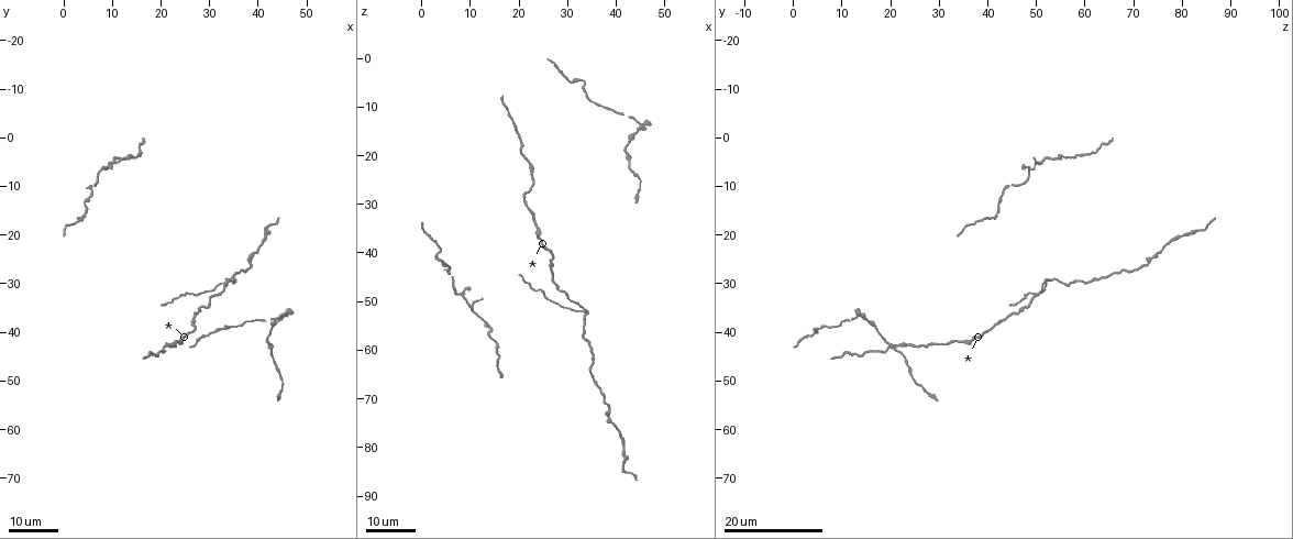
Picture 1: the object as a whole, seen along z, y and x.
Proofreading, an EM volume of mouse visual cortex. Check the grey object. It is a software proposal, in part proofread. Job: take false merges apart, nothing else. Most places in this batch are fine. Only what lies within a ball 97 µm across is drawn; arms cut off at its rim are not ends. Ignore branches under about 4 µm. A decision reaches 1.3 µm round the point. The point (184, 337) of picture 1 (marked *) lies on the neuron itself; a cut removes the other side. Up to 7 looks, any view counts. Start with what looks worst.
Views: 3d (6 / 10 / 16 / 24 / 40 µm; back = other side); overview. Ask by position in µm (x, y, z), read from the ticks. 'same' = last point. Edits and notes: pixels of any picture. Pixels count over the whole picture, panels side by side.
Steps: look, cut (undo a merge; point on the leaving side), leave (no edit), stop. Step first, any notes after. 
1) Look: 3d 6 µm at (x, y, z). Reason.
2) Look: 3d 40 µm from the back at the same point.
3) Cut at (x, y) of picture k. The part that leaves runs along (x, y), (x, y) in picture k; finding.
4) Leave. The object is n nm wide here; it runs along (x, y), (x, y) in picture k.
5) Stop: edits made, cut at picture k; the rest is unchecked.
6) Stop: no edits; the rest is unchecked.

Look: 3d 24 µm at (33.0, 30.0, 52.0). Branch point.

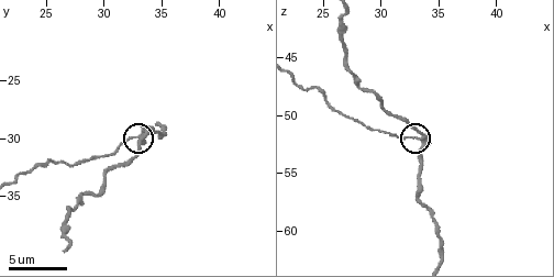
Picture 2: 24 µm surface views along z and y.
Look: 3d 10 µm at the same point.

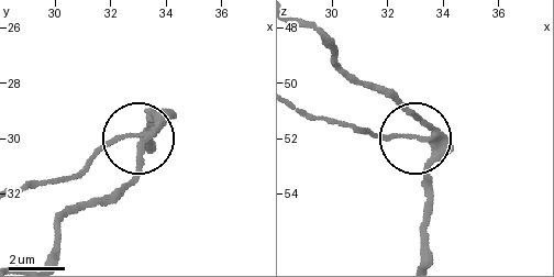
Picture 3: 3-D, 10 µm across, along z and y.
Cut at (115, 135) of picture 3. The object is 190 nm wide here; the part that leaves runs along (157, 133), (110, 143), (75, 174), (18, 190) in picture 3; two neurons meet here.

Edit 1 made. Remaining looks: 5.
Look: overview.

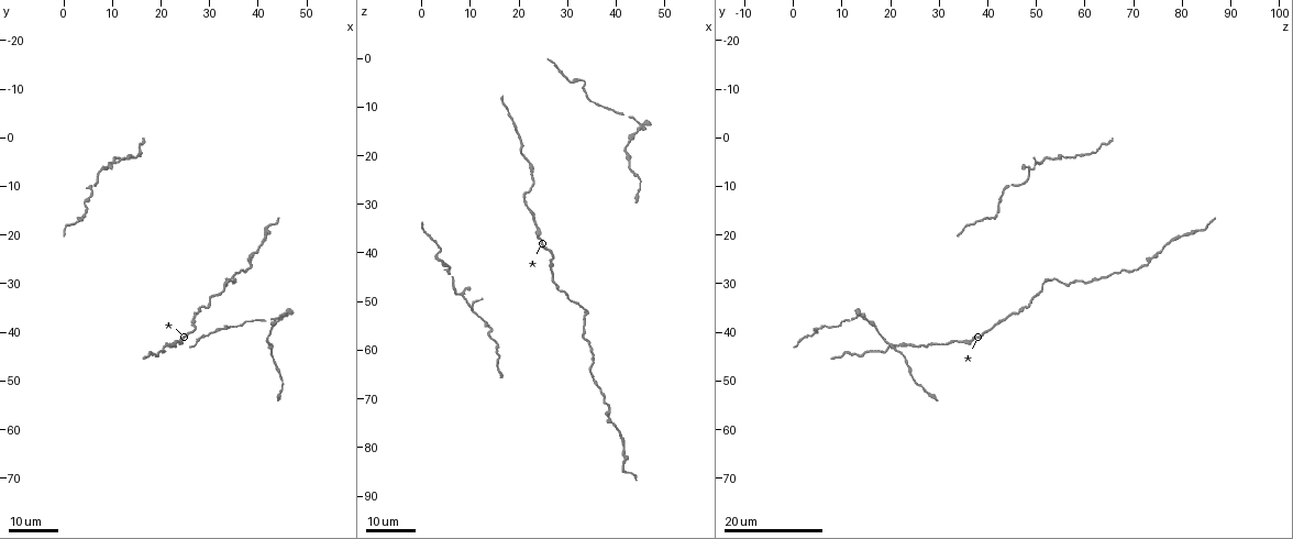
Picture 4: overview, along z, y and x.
Look: 3d 24 µm at (44.5, 36.0, 13.0). Thick turns thin.

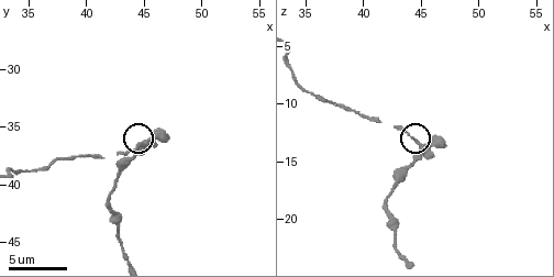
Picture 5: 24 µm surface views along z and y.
Look: 3d 6 µm at (44.4, 36.6, 13.2).

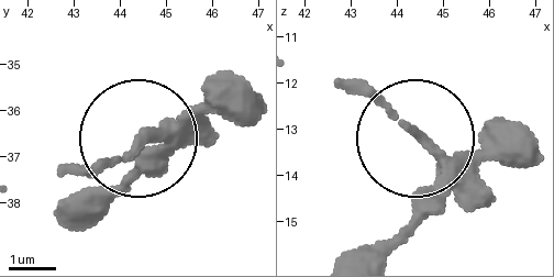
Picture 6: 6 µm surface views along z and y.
Cut at (519, 158) of picture 6. The part that leaves runs along (453, 177), (390, 255) in picture 6; a second neuron is stuck on.

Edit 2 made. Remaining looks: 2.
Look: 3d 24 µm at (42.0, 19.5, 82.5). Sudden change in width.

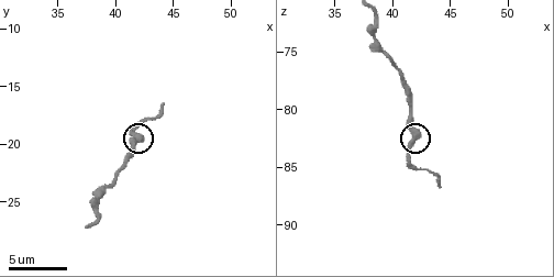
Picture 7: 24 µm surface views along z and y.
Look: 3d 10 µm at (41.6, 19.4, 82.4).

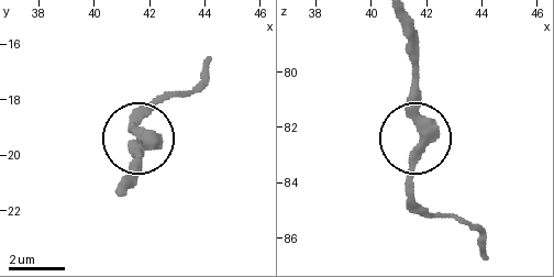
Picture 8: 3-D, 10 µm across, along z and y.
Leave. The object is 430 nm wide here; it runs along (411, 22), (419, 150), (407, 203) in picture 8; continuous, no second neuron.

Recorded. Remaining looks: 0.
Stop: edits made, cut at picture 3, cut at picture 6; the rest is unchecked.

